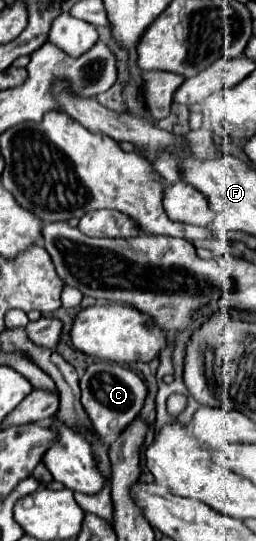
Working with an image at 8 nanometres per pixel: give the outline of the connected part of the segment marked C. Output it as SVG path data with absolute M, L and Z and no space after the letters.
M108 361L88 365L86 373L80 377L80 389L82 389L80 401L92 423L94 433L108 443L112 443L138 417L146 399L146 385L142 383L142 379L132 369Z

